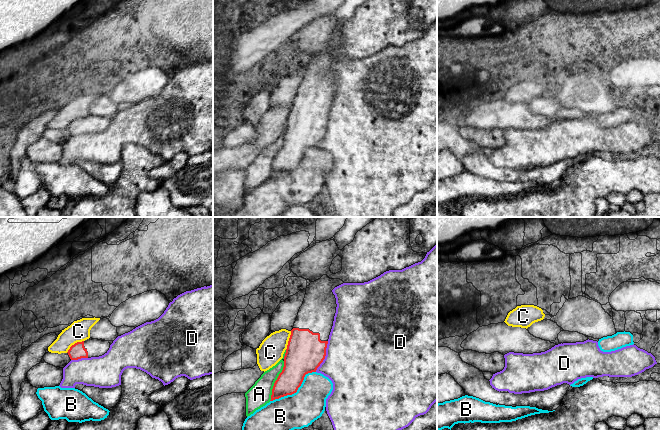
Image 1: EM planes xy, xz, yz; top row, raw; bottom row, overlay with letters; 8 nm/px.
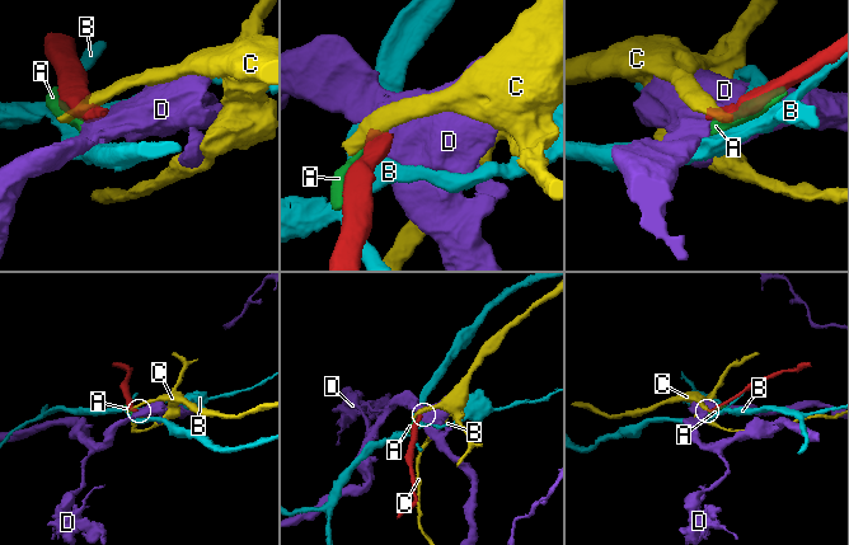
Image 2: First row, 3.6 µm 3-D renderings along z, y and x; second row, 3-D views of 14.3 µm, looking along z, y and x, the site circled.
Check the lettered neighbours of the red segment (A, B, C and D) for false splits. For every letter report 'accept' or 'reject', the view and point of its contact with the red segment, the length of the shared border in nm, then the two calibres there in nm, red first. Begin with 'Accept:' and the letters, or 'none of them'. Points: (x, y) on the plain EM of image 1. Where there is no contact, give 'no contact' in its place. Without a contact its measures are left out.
Accept: none of them
A: reject; meets red in xz at (275, 157); contact 340 nm long; 240 nm thick on the red side, 180 nm on the other
B: reject; meets red in xz at (296, 167); contact 440 nm long; 260 nm thick on the red side, 280 nm on the other
C: reject; meets red in xy at (75, 119); contact 170 nm long; 130 nm thick on the red side, 170 nm on the other
D: reject; meets red in xz at (325, 131); contact 260 nm long; 300 nm thick on the red side, 500 nm on the other

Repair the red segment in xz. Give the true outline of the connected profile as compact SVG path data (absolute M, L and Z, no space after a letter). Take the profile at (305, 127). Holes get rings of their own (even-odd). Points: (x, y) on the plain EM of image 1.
M323 51L320 55L311 58L307 62L303 80L291 106L284 132L284 143L274 159L270 177L296 169L305 151L316 148L325 135L328 115L337 83L336 74L332 66L343 59L340 55L330 55L327 51Z

